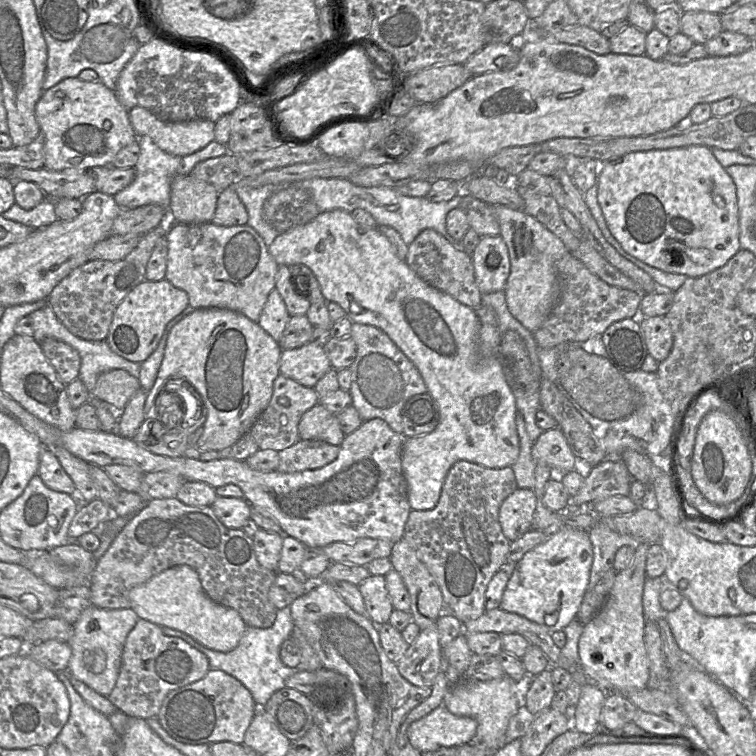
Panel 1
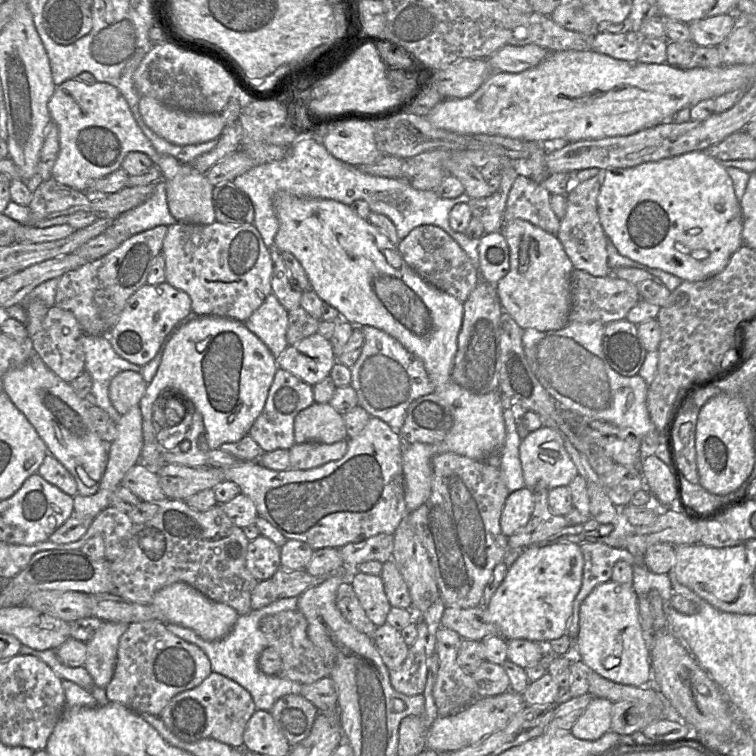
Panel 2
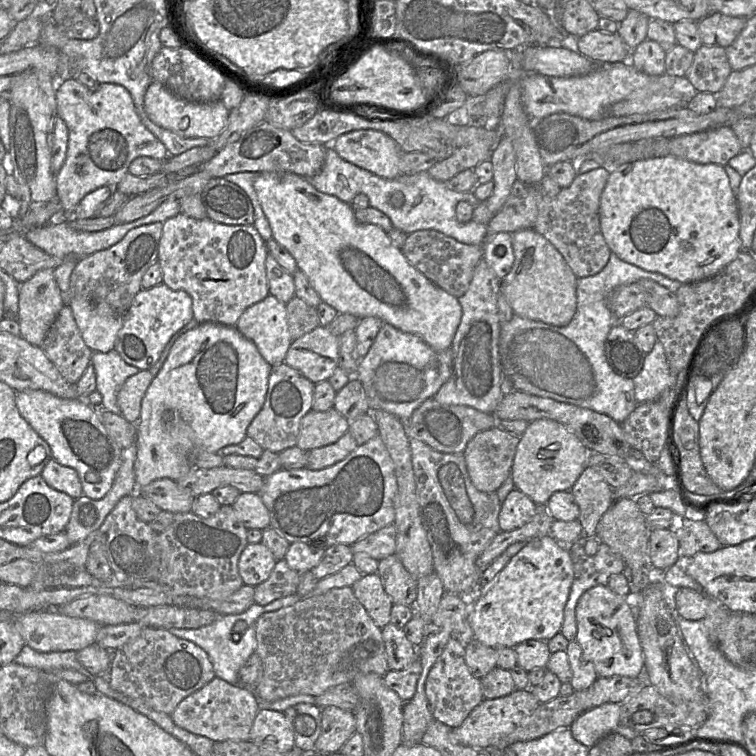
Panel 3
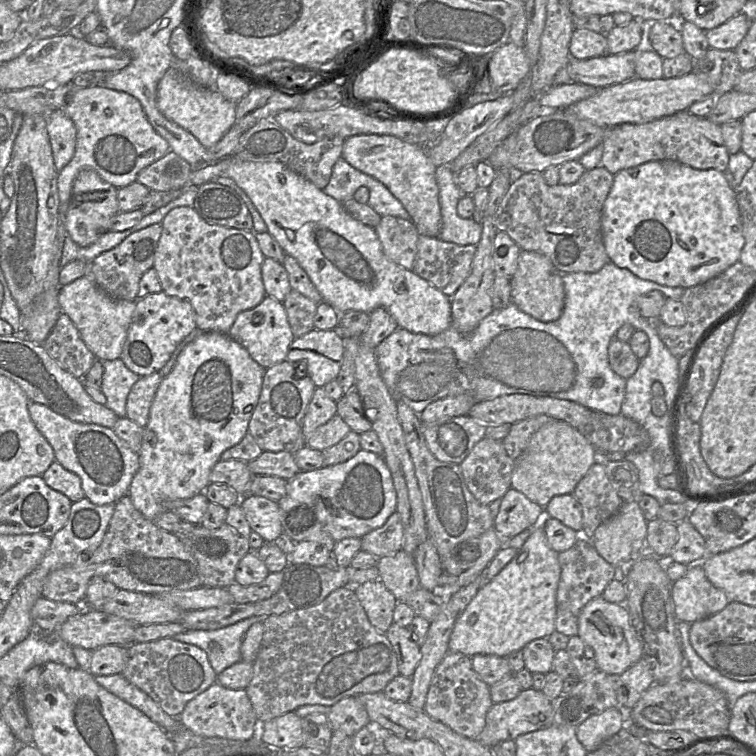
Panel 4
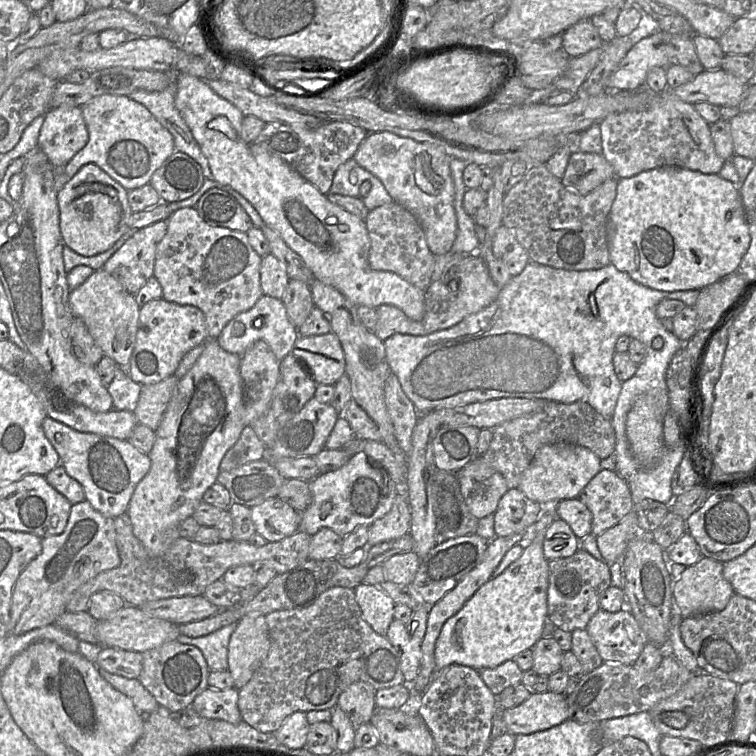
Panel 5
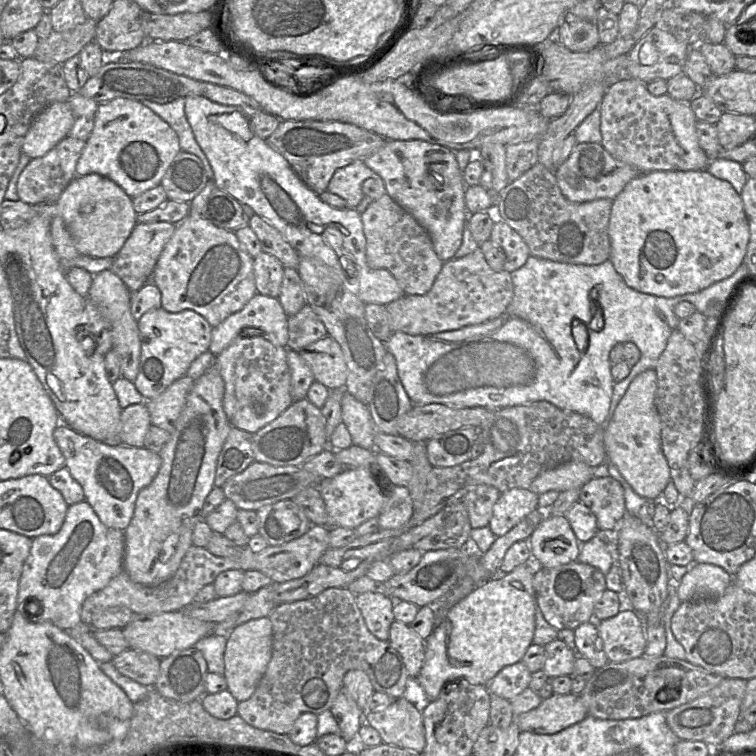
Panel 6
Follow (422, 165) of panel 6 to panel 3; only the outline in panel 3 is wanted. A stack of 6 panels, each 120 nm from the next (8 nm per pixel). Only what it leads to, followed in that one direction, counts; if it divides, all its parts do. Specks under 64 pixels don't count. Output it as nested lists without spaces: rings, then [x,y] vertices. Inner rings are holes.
[[[370,129],[354,130],[340,135],[330,145],[345,161],[348,161],[362,169],[365,169],[379,177],[386,179],[394,179],[401,175],[399,170],[399,161],[402,156],[402,153],[406,152],[402,152],[399,145],[391,137],[389,137],[383,132]]]

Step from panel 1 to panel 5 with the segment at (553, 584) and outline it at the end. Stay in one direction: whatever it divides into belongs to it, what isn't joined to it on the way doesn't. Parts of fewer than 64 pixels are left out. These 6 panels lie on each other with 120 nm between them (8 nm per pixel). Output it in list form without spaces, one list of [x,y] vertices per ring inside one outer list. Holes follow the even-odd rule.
[[[553,508],[544,509],[530,530],[530,540],[522,555],[510,564],[503,573],[491,577],[464,606],[443,625],[435,645],[436,672],[451,664],[459,664],[482,670],[494,668],[505,661],[513,660],[521,652],[532,648],[542,638],[547,619],[547,590],[549,585],[549,561],[543,553],[543,541],[549,526],[558,518]]]

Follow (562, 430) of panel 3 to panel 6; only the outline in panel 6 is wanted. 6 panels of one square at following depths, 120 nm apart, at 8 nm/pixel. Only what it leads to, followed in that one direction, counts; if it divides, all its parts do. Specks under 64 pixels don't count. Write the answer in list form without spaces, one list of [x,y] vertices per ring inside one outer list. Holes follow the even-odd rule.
[[[583,462],[561,464],[541,472],[530,485],[530,490],[540,495],[551,490],[561,493],[566,490],[581,489],[594,477],[595,468]]]

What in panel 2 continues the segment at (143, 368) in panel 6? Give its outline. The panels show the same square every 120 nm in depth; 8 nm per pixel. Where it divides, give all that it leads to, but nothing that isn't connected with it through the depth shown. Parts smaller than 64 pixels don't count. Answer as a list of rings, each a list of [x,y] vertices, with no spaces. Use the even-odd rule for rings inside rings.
[[[167,282],[155,285],[145,283],[128,299],[119,320],[107,337],[119,356],[143,367],[156,356],[173,327],[191,311],[191,298],[186,292]]]

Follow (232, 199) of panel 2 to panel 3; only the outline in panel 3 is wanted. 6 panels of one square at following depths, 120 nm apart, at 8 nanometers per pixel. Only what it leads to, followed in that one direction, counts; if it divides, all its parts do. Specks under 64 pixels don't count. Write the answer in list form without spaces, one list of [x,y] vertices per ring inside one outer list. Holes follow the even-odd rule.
[[[224,177],[211,178],[200,196],[210,220],[227,225],[253,225],[254,209],[248,195]]]

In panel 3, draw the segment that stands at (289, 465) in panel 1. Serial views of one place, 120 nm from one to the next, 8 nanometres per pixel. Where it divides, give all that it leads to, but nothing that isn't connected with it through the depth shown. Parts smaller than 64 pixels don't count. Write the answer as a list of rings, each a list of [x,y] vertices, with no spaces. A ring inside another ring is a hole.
[[[348,431],[335,443],[307,452],[306,468],[321,470],[345,459],[358,444]]]

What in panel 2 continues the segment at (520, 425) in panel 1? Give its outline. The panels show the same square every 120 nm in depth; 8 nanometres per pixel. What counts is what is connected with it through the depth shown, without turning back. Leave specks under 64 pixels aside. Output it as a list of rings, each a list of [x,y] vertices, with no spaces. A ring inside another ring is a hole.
[[[505,409],[503,419],[506,429],[506,439],[501,450],[500,470],[505,485],[510,493],[525,487],[519,447],[521,438],[515,423],[515,414],[511,409]]]

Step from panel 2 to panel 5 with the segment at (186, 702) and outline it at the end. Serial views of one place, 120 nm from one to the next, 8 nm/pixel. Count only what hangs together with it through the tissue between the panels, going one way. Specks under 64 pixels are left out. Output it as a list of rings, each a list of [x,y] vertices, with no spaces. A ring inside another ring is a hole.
[[[208,686],[195,697],[191,708],[204,718],[238,724],[242,721],[238,699],[239,690],[236,688],[216,690]]]

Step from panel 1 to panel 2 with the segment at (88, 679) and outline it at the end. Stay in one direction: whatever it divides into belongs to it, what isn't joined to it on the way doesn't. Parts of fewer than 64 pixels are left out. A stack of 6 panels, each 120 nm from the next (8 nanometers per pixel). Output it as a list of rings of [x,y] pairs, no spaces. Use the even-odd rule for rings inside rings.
[[[103,621],[93,637],[86,642],[87,656],[83,667],[94,685],[105,689],[113,677],[120,637],[128,624]]]

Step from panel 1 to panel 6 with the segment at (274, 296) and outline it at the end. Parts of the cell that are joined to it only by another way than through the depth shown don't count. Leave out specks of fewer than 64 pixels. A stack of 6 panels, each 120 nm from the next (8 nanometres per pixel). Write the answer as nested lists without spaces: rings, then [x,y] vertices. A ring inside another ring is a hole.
[[[256,293],[239,311],[228,316],[219,325],[212,328],[209,351],[215,356],[227,348],[239,335],[244,337],[262,336],[275,345],[286,347],[288,340],[288,315],[275,297]]]

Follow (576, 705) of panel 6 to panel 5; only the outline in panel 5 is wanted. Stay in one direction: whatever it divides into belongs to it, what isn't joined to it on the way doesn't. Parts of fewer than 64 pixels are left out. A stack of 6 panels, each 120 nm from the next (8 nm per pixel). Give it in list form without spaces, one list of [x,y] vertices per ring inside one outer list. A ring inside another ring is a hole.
[[[532,692],[520,705],[501,709],[508,733],[529,735],[555,727],[569,719],[566,695]]]

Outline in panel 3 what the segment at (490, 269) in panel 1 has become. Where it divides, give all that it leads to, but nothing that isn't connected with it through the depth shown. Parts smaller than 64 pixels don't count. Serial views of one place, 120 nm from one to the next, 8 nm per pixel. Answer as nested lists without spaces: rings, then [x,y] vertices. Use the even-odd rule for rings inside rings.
[[[498,232],[483,243],[482,258],[487,262],[499,280],[502,280],[511,270],[514,262],[512,234]]]

